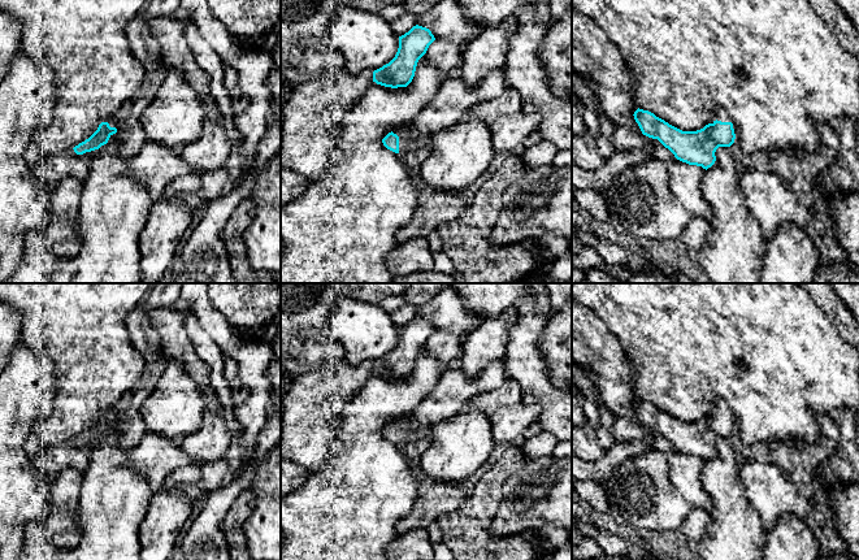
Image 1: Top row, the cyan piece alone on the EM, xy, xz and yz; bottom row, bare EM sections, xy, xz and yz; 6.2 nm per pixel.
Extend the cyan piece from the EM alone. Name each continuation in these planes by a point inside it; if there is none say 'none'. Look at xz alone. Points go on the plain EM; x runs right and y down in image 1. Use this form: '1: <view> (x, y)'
1: xz (407, 434)

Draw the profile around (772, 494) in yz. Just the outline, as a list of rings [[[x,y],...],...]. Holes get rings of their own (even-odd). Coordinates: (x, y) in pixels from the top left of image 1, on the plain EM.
[[[745,461],[739,477],[749,504],[755,509],[764,530],[771,530],[786,515],[804,520],[811,504],[794,482],[775,463]]]

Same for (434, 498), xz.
[[[416,472],[417,495],[411,512],[396,525],[396,538],[413,529],[428,529],[444,513],[457,511],[469,499],[468,482],[444,482]]]

